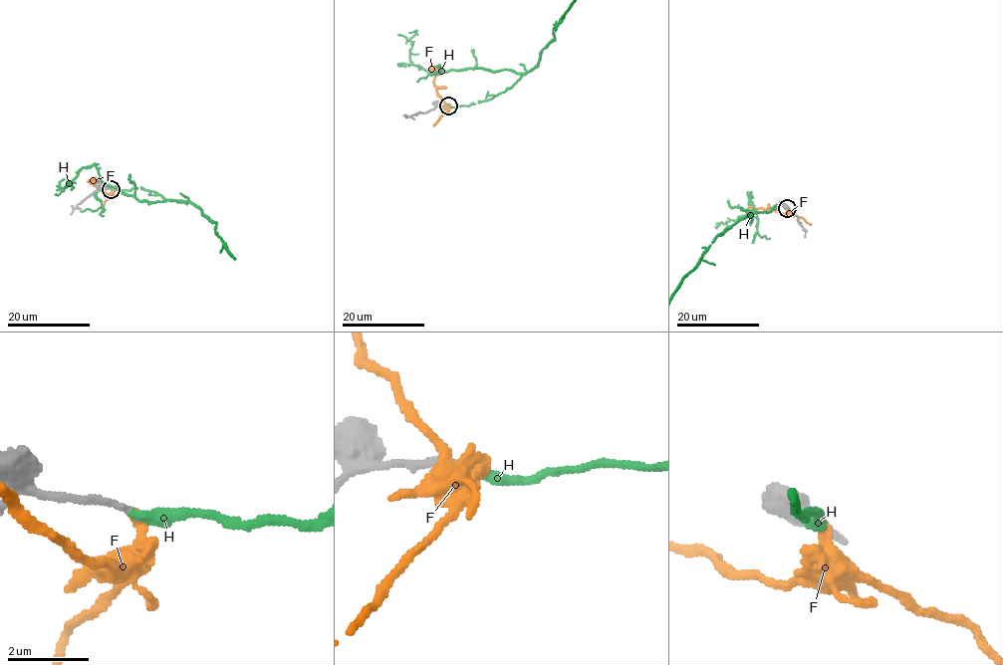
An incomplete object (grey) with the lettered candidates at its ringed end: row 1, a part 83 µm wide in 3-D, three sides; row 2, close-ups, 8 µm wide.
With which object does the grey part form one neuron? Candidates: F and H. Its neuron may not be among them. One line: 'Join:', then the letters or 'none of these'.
Join: H

